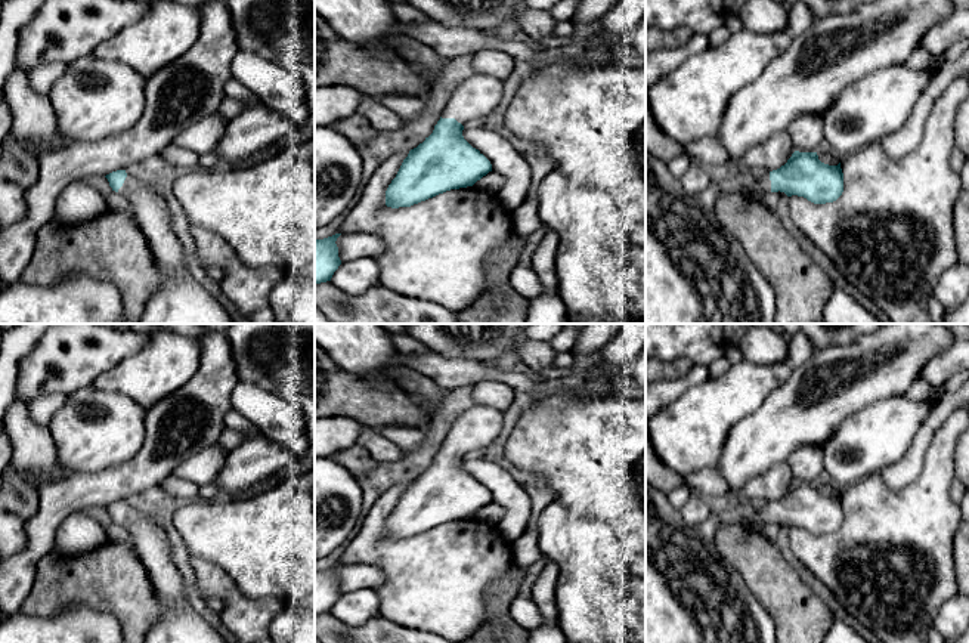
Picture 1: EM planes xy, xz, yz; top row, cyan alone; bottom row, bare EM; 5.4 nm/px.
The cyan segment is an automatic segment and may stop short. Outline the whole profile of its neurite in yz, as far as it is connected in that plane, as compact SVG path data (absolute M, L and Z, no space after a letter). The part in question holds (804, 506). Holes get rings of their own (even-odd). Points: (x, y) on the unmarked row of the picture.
M795 482L784 497L770 504L749 506L743 523L762 534L770 523L784 523L787 528L804 528L814 535L836 532L843 523L840 494L829 497L818 491L817 483Z

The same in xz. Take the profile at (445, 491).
M470 405L446 427L440 451L422 474L411 480L386 522L386 537L411 538L451 520L473 517L492 503L490 492L462 467L462 454L490 445L502 429L502 412L484 405Z

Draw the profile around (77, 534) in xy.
M81 510L68 514L61 522L50 551L61 559L69 559L90 553L108 541L106 529Z

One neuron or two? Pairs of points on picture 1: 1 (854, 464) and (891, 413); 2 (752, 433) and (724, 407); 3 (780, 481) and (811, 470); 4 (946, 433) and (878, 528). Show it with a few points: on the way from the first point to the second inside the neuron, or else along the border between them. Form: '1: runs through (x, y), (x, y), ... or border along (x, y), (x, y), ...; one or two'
1: runs through (860, 451), (885, 426); one
2: border along (765, 398), (730, 430), (723, 451); two
3: border along (785, 461), (795, 481); two
4: runs through (940, 458), (938, 473), (903, 509); one

